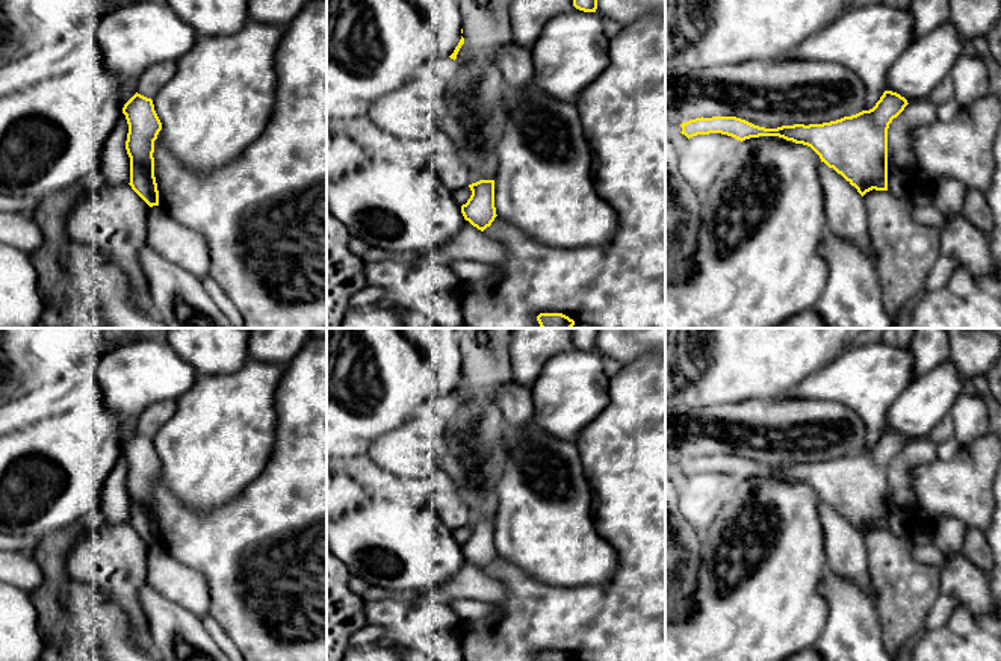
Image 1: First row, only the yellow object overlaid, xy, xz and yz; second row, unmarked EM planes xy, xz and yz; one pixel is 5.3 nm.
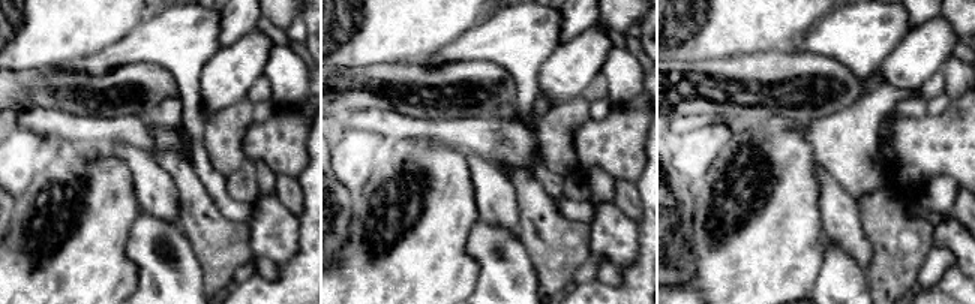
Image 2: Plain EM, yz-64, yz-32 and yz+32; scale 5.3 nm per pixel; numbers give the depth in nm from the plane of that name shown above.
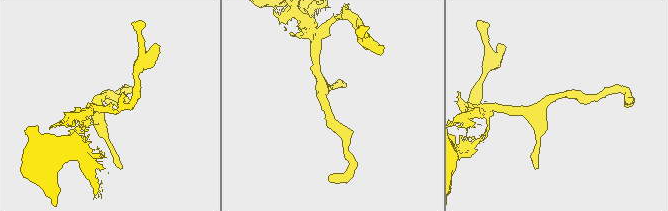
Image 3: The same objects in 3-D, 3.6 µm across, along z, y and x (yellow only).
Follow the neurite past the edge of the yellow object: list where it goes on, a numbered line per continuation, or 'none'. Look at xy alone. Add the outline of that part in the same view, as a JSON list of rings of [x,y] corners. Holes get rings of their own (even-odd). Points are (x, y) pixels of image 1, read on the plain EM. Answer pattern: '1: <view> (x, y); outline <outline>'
1: xy (115, 502); outline [[[121,452],[103,487],[100,510],[106,525],[130,522],[130,496],[126,489],[127,472],[129,463],[126,454]]]

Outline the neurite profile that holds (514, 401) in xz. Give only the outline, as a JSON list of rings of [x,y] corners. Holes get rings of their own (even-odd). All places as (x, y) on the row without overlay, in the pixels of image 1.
[[[510,383],[496,390],[493,399],[507,424],[523,428],[535,422],[535,407],[529,387]]]

